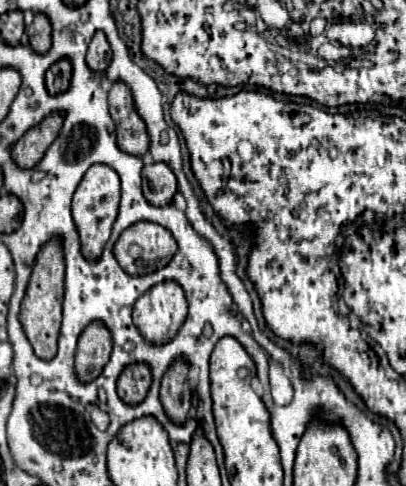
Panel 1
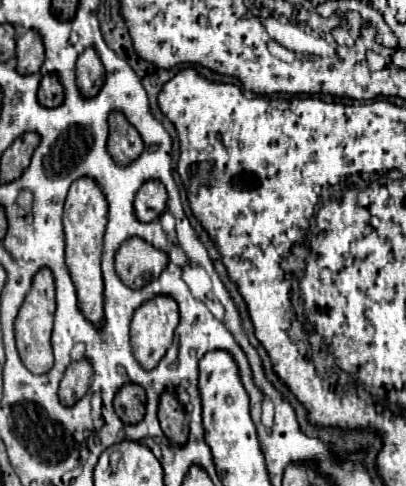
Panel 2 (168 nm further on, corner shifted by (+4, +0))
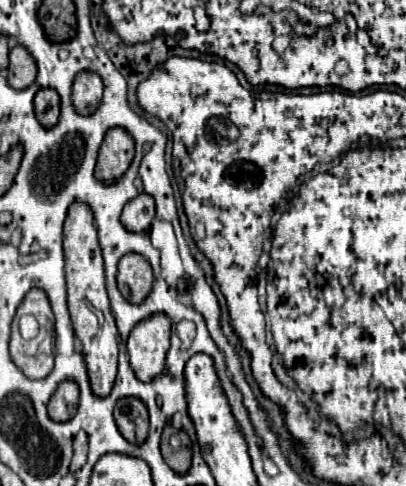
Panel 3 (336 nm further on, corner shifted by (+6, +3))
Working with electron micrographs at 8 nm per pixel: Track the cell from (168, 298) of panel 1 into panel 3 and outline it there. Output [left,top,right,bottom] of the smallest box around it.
[128,315,170,383]

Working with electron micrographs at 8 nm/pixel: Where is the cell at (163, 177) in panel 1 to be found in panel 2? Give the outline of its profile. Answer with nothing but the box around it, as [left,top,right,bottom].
[134,180,168,222]

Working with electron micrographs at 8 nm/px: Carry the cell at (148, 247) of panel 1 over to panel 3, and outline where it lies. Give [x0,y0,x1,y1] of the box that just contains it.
[118,253,152,303]

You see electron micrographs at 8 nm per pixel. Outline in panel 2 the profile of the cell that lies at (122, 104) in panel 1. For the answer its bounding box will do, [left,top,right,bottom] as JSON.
[108,112,144,164]

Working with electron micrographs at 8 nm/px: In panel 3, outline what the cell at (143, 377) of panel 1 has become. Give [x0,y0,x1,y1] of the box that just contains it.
[114,397,148,445]

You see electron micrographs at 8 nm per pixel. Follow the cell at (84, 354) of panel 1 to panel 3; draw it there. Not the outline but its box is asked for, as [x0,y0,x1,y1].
[48,381,80,423]

